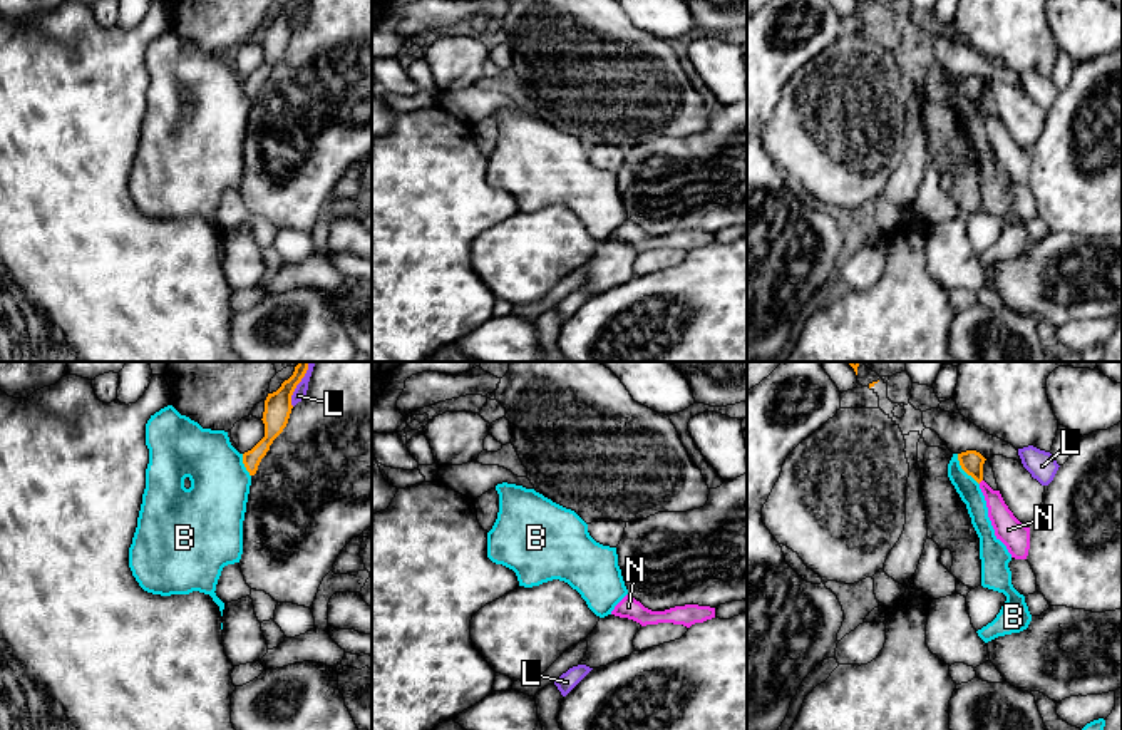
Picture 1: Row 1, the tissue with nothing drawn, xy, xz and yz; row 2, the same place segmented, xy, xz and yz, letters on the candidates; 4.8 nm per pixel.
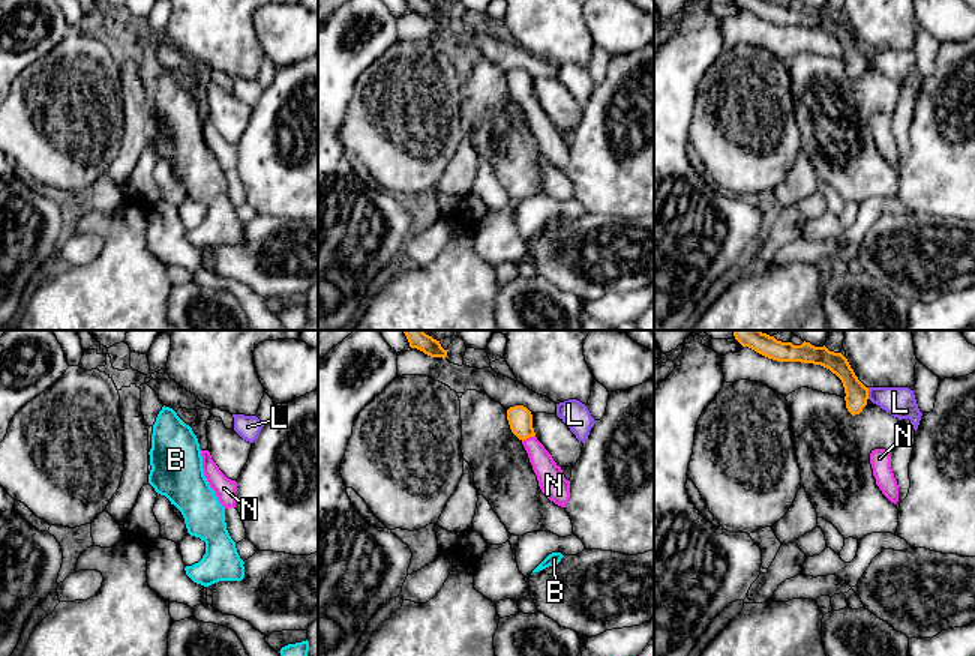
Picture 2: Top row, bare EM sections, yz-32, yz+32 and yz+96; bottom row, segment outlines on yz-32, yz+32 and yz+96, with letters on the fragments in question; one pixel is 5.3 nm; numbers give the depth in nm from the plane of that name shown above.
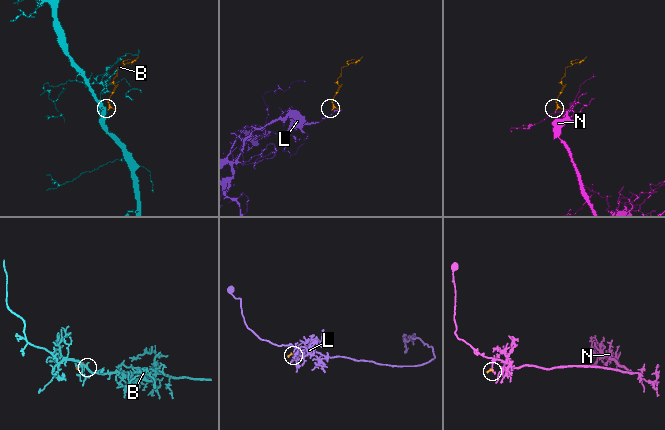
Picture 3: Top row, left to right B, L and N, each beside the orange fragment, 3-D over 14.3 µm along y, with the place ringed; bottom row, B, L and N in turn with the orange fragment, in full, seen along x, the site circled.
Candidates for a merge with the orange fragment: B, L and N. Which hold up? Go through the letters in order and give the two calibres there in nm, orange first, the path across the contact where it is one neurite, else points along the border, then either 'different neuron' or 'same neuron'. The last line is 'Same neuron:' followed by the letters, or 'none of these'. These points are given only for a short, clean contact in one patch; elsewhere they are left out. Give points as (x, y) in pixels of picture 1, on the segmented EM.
B: calibres 110 and 110 nm; different neuron
L: calibres 130 and 60 nm; different neuron
N: calibres 110 and 120 nm; way yz (972, 462), (980, 481), (993, 498), (1005, 524); same neuron
Same neuron: N

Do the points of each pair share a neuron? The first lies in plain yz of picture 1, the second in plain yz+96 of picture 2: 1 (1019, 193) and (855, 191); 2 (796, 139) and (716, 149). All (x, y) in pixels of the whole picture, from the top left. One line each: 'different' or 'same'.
1: same
2: same

